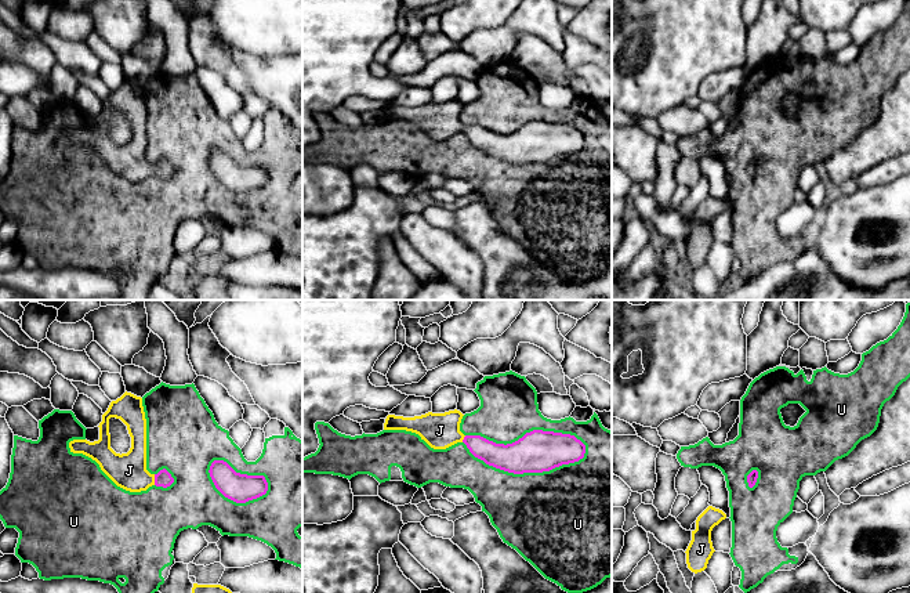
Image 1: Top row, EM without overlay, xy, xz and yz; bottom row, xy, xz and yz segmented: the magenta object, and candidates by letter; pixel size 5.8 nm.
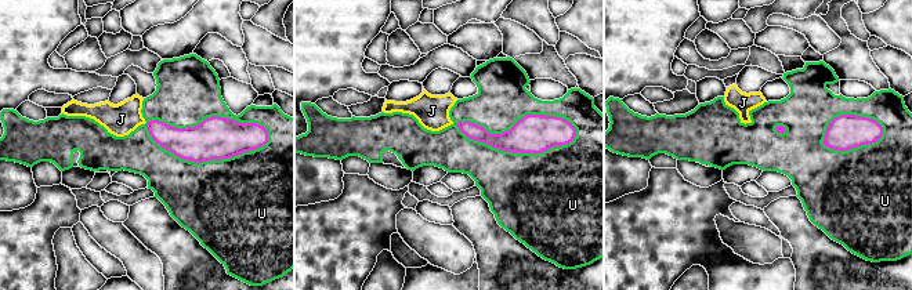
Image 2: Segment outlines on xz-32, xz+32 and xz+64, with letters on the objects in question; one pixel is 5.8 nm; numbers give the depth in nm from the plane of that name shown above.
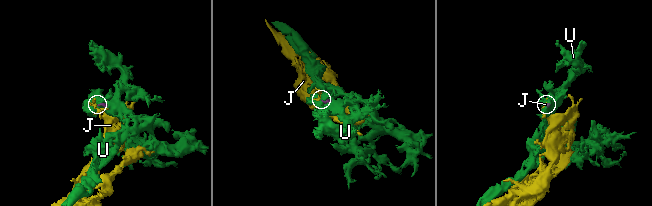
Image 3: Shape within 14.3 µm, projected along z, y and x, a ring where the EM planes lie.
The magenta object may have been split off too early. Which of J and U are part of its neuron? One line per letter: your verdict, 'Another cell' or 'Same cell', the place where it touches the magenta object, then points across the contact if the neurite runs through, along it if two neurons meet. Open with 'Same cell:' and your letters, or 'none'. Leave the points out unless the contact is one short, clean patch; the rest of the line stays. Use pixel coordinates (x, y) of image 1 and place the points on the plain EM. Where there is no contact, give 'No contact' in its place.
Same cell: J
J: Same cell. Touches magenta at xy (155, 170). Path across: xy (163, 169), (155, 170), (137, 169), (129, 161)
U: Another cell. Touches magenta at xz (524, 162)

